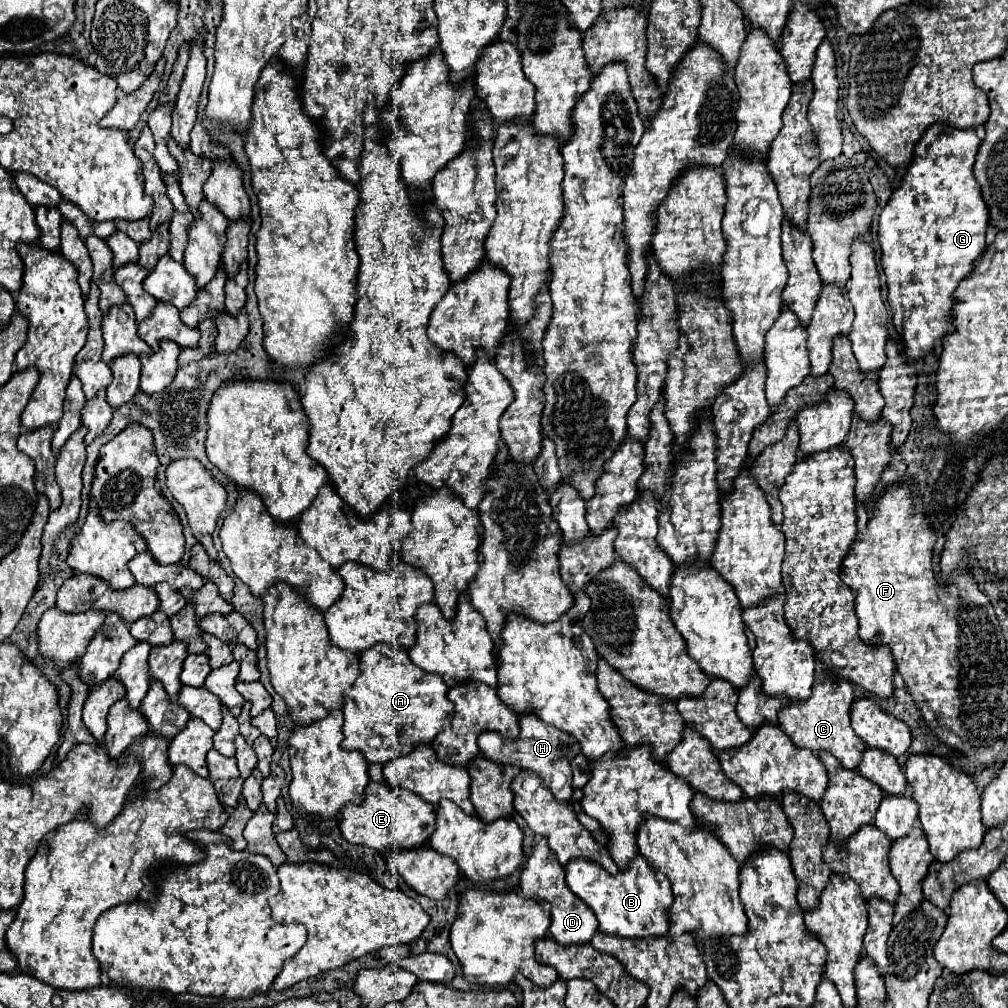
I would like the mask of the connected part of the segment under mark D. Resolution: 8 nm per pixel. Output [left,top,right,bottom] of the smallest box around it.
[520,838,598,946]

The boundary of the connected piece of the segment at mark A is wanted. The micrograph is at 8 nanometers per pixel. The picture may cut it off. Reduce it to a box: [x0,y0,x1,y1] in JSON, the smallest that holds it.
[342,642,452,766]

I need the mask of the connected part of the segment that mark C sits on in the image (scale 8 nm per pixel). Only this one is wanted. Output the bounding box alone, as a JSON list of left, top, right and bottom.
[780,680,866,770]

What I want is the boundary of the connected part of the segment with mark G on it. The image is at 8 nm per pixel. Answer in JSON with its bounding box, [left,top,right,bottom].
[878,124,988,360]

